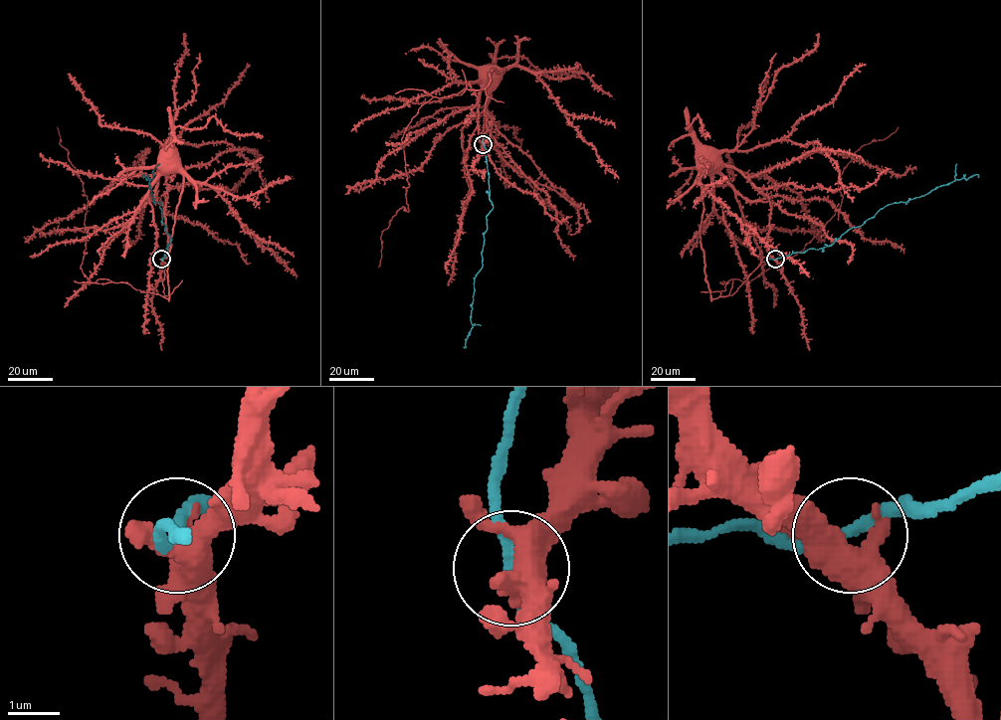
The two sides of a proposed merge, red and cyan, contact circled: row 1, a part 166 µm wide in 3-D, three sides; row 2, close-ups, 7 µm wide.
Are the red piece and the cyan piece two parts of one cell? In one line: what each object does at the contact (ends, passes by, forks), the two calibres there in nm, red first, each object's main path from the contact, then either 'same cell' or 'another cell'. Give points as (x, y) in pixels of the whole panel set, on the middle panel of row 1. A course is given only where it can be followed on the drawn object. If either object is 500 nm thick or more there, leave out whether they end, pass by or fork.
red forks | cyan passes by | 480/200 nm | red via (484, 144), (488, 92), (503, 70), (413, 117), (401, 138), (409, 210), (382, 232), (378, 267) | cyan via (483, 144), (487, 150), (489, 199), (493, 206), (487, 216), (483, 267), (474, 279), (473, 326), (464, 347) | same cell

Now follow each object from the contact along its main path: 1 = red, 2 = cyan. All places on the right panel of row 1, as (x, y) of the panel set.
1: (775, 260), (769, 199), (732, 168), (701, 174), (716, 298), (801, 252), (839, 208), (854, 153), (898, 127)
2: (775, 260), (830, 246), (887, 205), (923, 196), (957, 179), (978, 174), (978, 177)

